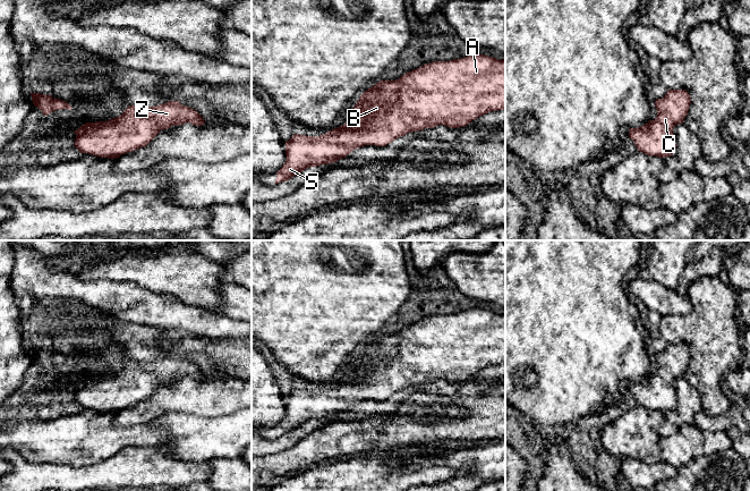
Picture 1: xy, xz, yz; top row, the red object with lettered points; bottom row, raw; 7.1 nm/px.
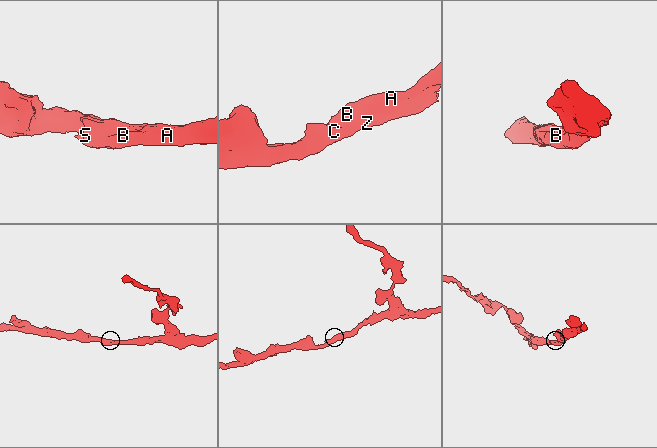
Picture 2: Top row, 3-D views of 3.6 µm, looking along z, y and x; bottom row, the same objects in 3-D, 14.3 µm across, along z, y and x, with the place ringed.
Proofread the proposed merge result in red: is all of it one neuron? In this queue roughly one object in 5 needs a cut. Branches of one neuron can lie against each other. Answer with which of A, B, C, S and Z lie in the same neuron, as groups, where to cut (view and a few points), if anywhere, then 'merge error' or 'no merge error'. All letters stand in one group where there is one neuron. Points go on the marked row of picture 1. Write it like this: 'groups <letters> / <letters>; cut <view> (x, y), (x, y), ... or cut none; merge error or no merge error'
groups A B C S Z; cut none; no merge error

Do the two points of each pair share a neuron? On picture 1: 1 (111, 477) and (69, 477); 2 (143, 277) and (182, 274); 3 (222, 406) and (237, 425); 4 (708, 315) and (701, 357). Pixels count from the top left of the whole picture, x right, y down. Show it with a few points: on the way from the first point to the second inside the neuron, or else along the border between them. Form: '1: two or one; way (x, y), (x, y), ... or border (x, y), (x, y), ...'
1: one; way (101, 477), (79, 477)
2: one; way (153, 274), (172, 274)
3: two; border (239, 409), (216, 416), (202, 417)
4: one; way (708, 326), (708, 347)

